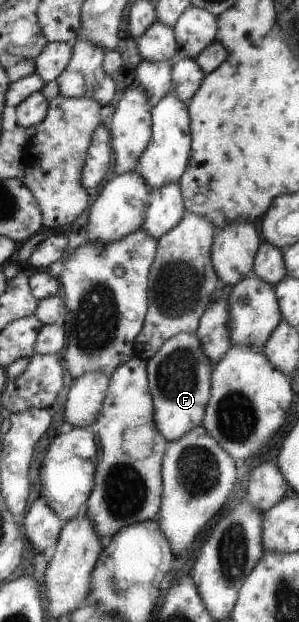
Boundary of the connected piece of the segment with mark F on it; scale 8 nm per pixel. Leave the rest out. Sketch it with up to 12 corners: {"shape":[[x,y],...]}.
{"shape":[[192,333],[146,362],[156,431],[175,443],[205,421],[212,365]]}

